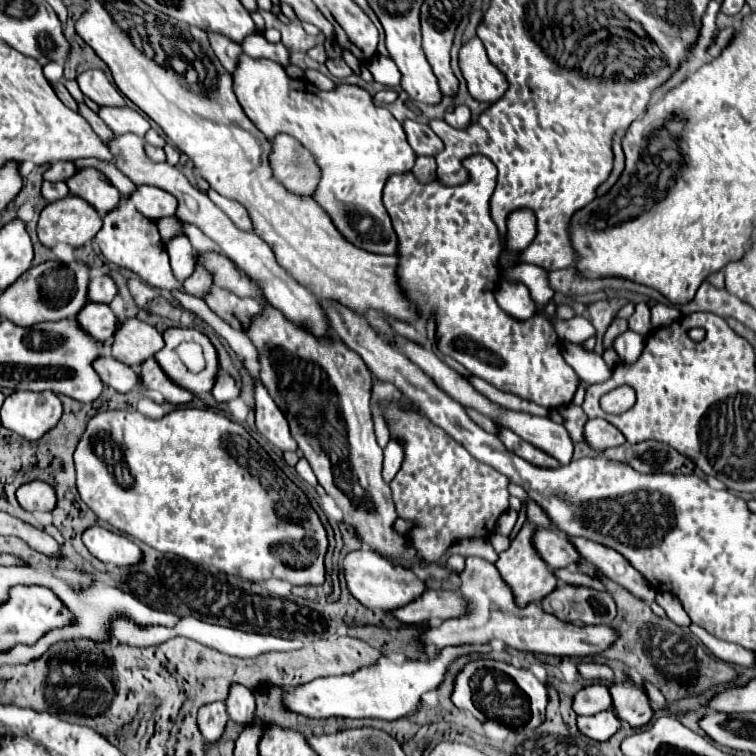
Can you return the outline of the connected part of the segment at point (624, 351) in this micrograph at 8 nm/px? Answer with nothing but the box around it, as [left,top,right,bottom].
[614,330,644,362]

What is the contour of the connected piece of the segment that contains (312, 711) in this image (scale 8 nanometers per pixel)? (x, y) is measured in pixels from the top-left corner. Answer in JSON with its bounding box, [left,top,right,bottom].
[282,644,490,720]

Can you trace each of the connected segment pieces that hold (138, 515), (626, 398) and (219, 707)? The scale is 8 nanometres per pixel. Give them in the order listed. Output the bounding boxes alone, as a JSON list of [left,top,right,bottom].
[[74,408,328,586],[602,386,634,414],[198,702,228,744]]

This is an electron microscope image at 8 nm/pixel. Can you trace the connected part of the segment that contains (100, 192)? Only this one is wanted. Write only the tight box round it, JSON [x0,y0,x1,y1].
[66,170,120,214]

